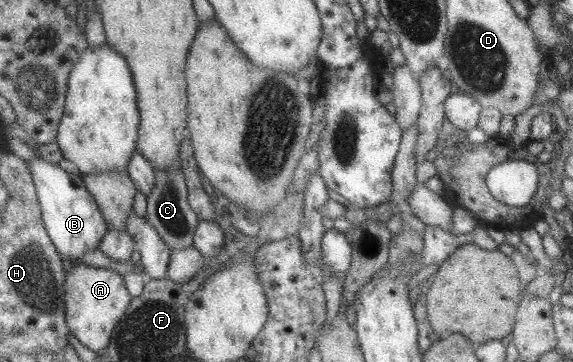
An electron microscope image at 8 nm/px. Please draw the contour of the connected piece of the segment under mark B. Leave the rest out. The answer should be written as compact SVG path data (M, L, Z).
M34 155L34 158L28 161L27 167L35 186L46 234L56 247L60 258L66 257L73 264L81 262L84 253L98 247L100 239L109 231L96 201L84 188L80 175L66 172L57 164L44 160L40 155Z

